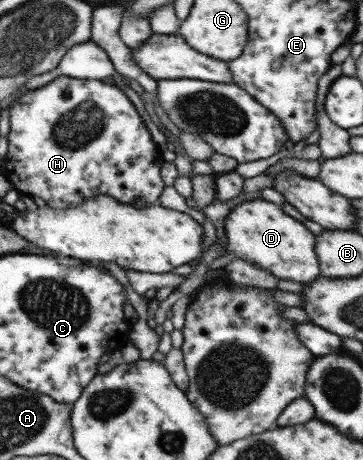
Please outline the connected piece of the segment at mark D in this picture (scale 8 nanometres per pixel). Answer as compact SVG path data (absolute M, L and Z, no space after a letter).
M266 200L245 201L240 205L232 205L225 220L225 235L227 237L226 253L209 265L209 271L225 269L232 257L246 262L252 260L261 269L266 269L278 279L308 283L320 276L318 256L314 250L316 236L304 228L298 220L282 212L280 205Z

